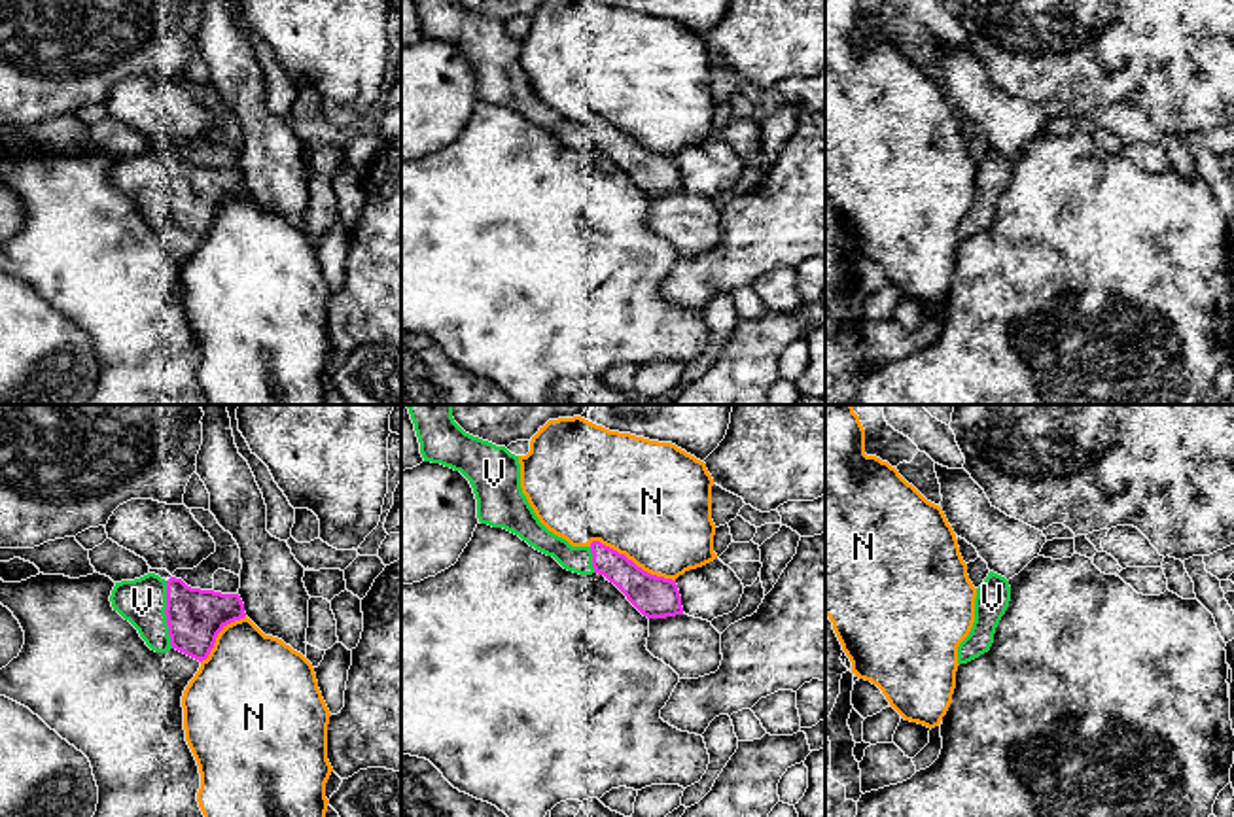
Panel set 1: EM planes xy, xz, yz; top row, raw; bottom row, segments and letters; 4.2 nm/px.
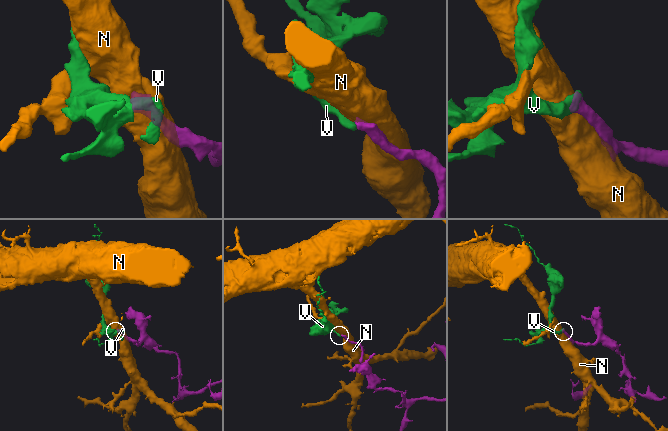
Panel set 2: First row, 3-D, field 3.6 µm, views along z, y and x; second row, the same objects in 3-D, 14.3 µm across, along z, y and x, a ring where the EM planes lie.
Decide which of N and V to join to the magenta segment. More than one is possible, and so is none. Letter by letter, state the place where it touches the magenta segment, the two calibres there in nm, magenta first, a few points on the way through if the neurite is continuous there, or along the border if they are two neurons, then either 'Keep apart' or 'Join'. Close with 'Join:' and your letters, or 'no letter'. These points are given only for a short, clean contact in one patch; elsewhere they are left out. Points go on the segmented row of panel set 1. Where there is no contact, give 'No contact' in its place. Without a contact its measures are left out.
N: Touches magenta at xz (631, 560). Thickness 180 nm (magenta) against 480 nm. Keep apart
V: Touches magenta at xy (165, 613). Thickness 240 nm (magenta) against 200 nm. Join
Join: V

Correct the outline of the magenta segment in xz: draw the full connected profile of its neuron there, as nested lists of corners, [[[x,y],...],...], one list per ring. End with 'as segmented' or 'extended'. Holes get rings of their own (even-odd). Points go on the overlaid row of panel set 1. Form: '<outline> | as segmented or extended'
[[[452,405],[405,407],[414,424],[424,461],[460,471],[469,480],[481,524],[519,535],[568,571],[604,575],[647,618],[683,615],[676,581],[643,571],[600,541],[572,547],[549,531],[522,494],[519,456],[505,446],[466,433],[452,418]]] | extended

